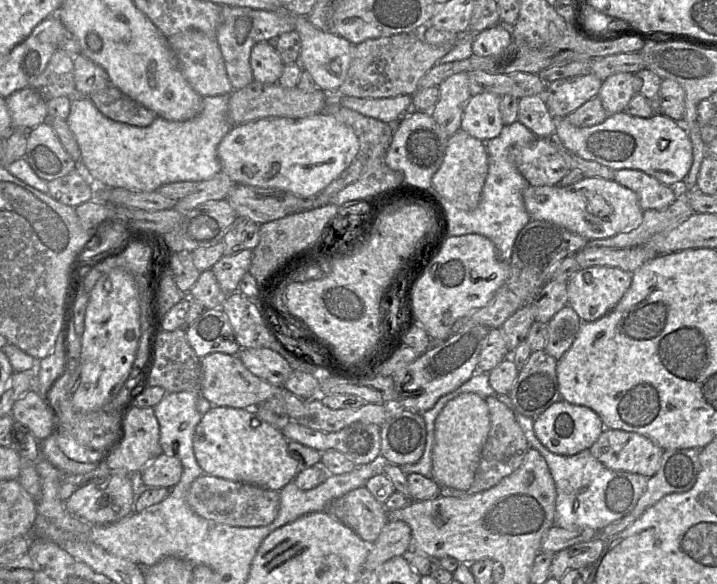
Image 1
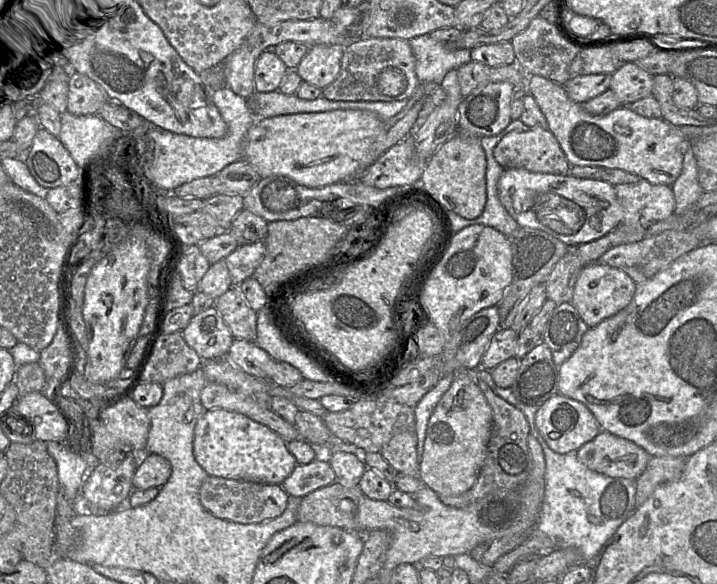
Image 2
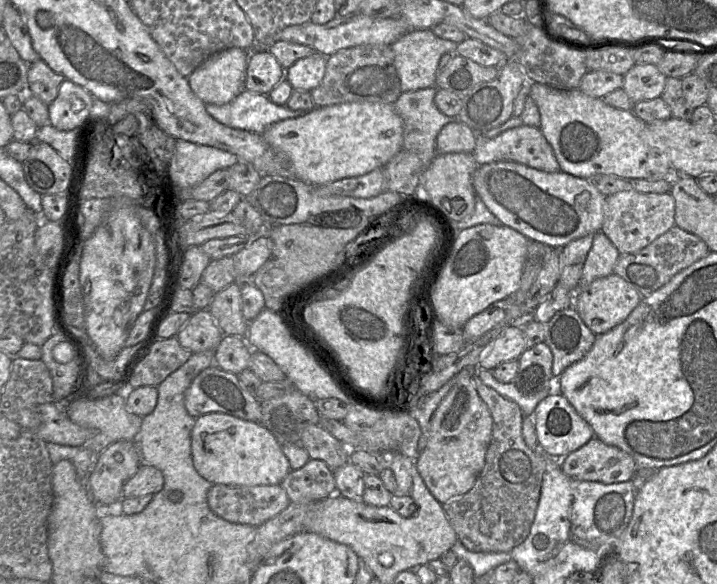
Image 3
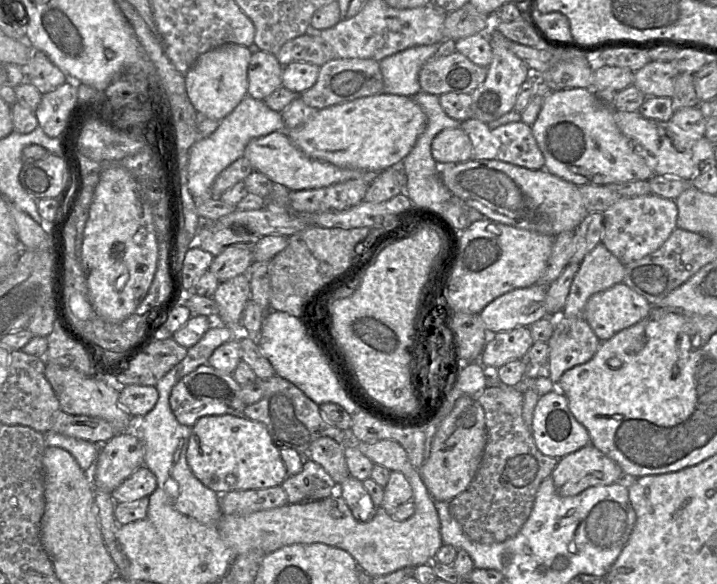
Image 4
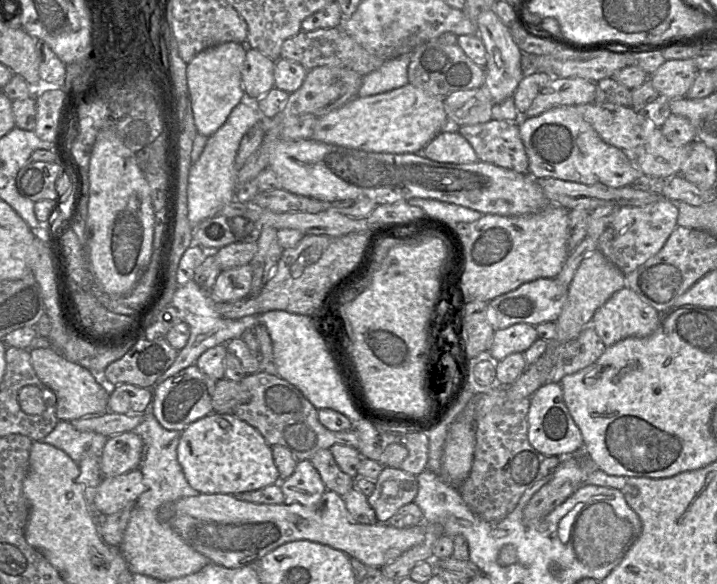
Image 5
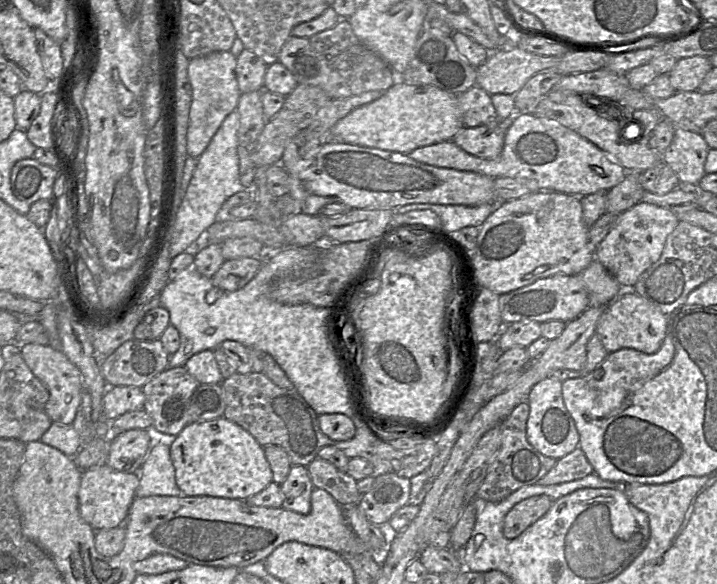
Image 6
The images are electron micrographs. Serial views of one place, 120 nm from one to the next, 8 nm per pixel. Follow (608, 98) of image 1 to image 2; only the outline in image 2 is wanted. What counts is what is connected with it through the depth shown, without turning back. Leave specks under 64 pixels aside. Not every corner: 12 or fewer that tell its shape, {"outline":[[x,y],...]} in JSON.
{"outline":[[634,62],[612,74],[623,106],[652,95],[654,75]]}

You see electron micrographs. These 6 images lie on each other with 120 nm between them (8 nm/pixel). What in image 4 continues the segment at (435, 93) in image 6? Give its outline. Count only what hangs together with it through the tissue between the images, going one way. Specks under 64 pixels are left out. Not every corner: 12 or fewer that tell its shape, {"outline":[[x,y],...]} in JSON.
{"outline":[[380,93],[286,130],[307,156],[382,171],[409,154],[427,116]]}

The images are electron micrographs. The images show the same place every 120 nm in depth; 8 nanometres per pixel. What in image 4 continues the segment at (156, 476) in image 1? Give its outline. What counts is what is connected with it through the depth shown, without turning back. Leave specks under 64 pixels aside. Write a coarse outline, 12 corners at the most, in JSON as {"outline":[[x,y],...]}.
{"outline":[[140,466],[110,495],[115,503],[150,496],[156,476]]}

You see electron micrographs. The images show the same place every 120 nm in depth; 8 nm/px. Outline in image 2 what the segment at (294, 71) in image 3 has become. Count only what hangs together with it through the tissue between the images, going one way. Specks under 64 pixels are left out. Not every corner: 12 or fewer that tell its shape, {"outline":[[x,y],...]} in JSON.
{"outline":[[340,44],[310,46],[295,70],[323,89],[337,78]]}

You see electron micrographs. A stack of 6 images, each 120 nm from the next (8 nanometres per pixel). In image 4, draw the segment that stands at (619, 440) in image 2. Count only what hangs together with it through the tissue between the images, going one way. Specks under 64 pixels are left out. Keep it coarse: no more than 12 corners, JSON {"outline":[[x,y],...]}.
{"outline":[[590,443],[558,459],[563,497],[616,483],[621,467]]}

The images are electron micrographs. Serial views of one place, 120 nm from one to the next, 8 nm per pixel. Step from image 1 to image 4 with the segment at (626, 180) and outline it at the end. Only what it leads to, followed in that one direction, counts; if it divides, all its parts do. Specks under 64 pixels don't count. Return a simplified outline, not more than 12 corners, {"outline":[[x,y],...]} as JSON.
{"outline":[[655,194],[622,197],[601,243],[623,265],[659,249],[678,207]]}

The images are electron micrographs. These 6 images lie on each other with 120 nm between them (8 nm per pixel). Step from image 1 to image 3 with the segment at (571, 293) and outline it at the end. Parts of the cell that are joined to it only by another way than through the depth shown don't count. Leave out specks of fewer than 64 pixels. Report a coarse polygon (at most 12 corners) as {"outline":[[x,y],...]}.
{"outline":[[612,273],[573,294],[574,308],[600,335],[622,323],[640,293]]}

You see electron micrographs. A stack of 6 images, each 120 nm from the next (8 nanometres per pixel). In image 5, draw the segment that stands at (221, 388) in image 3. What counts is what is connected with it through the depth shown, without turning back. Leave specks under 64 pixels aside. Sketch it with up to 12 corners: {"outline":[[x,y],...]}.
{"outline":[[195,364],[151,387],[152,413],[183,431],[214,412],[217,380]]}

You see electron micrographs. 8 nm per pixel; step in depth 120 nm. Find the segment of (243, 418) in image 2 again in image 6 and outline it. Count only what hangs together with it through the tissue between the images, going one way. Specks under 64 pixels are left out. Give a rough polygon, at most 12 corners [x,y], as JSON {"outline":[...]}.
{"outline":[[224,416],[170,442],[186,496],[246,500],[272,481],[264,448]]}

